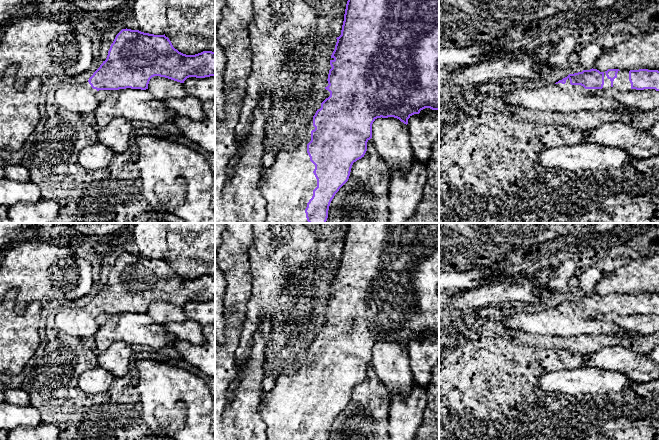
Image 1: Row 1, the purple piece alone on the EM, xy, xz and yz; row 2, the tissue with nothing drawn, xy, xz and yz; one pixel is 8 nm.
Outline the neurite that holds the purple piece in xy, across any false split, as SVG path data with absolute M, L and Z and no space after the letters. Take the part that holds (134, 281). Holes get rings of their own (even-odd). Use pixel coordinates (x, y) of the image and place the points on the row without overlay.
M122 253L110 270L108 279L89 304L83 308L58 309L54 323L70 336L94 336L99 314L148 313L154 300L180 307L189 301L215 300L215 276L186 279L175 273L168 261Z

